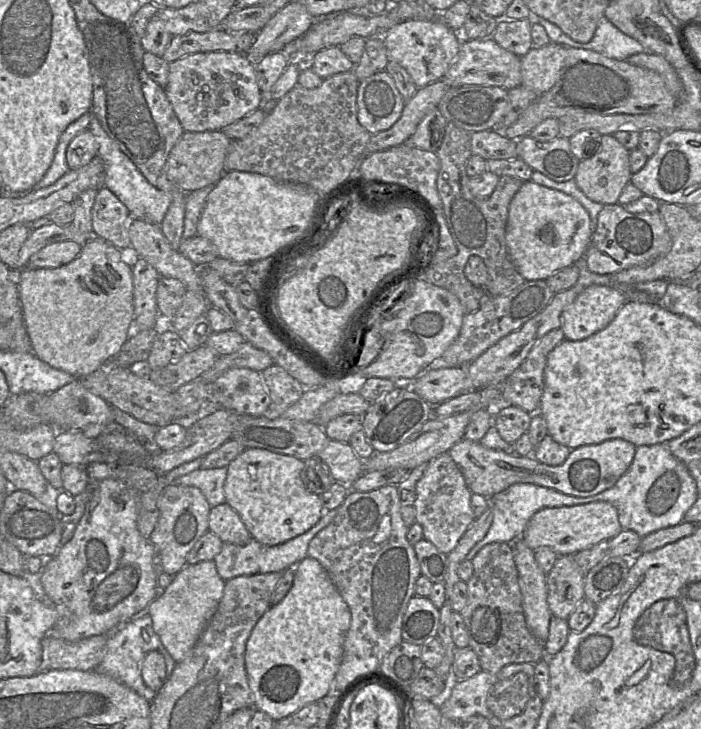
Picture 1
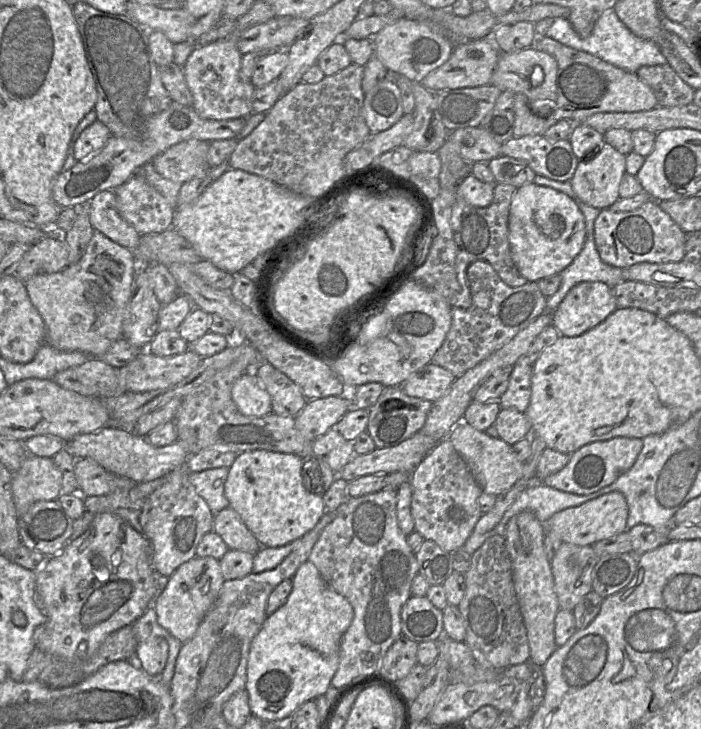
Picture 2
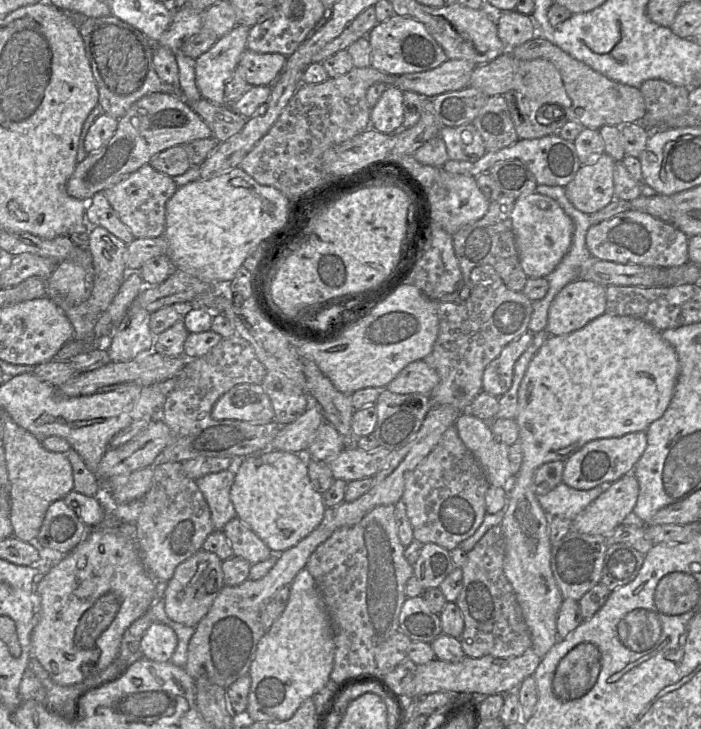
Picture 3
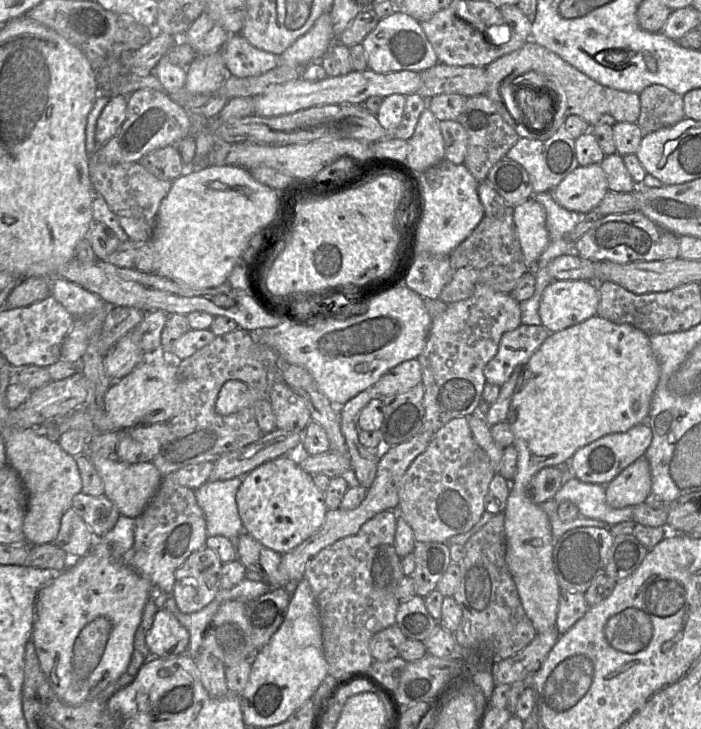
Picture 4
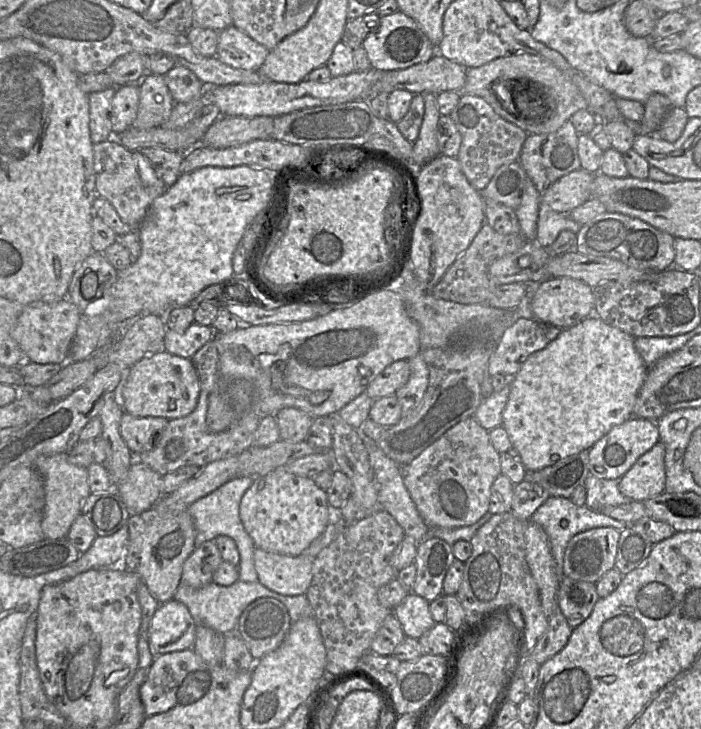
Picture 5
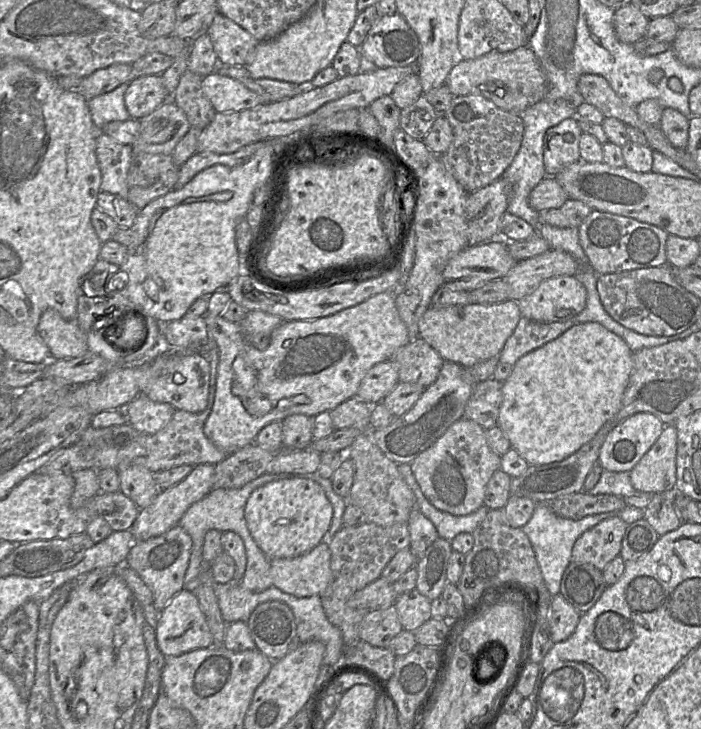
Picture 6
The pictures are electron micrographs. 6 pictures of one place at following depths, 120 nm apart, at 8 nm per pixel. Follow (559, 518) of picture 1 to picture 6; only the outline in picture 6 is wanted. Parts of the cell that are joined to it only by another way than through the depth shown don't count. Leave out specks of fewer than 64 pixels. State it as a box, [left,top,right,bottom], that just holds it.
[629,425,677,493]

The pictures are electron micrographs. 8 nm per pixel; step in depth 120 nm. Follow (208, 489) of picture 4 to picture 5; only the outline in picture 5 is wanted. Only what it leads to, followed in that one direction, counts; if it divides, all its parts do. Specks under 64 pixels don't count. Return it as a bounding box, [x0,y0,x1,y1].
[188,476,258,582]

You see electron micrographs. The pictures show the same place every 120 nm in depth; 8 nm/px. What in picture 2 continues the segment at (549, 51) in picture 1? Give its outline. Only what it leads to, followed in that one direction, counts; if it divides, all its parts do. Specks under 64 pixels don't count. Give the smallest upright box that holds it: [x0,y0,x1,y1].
[490,47,558,105]

